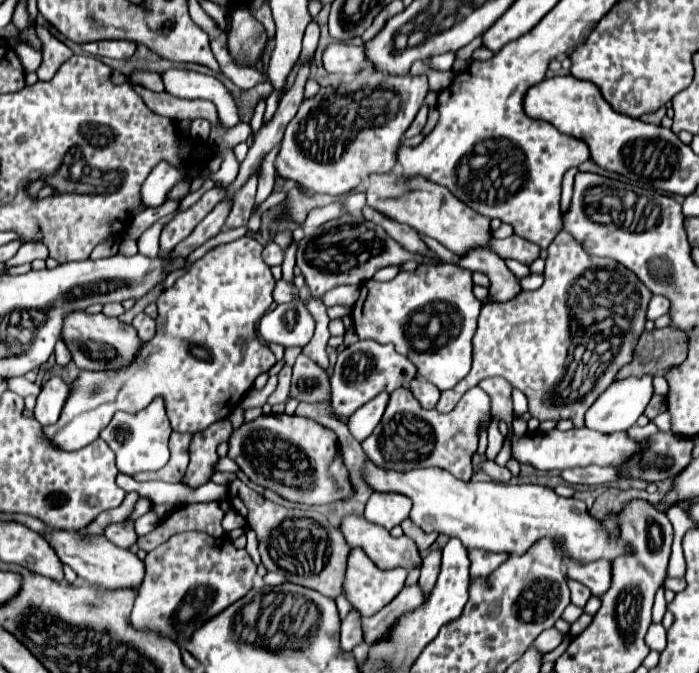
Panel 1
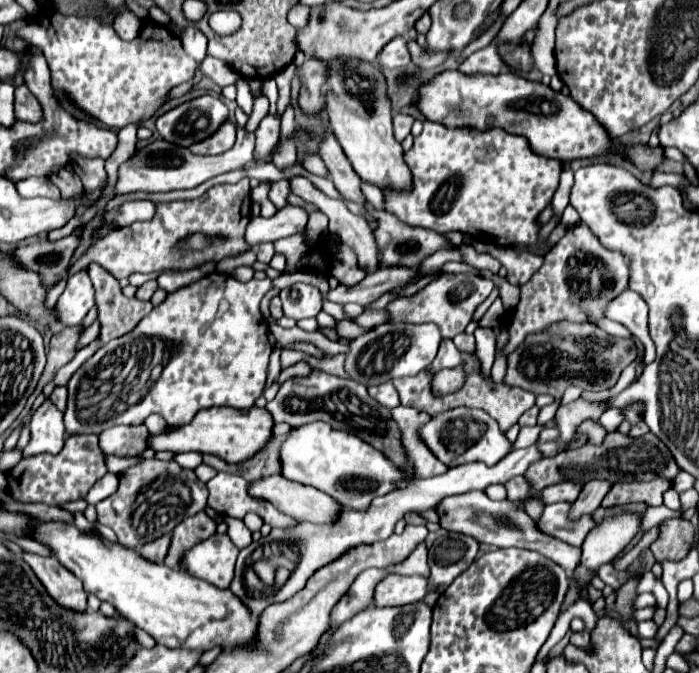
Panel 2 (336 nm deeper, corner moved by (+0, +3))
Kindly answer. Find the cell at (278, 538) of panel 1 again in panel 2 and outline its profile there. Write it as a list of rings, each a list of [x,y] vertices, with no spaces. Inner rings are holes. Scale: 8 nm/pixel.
[[[218,472],[206,486],[210,490],[208,506],[212,506],[222,516],[244,518],[244,514],[254,512],[272,528],[292,528],[298,524],[294,518],[288,518],[276,510],[268,500],[252,496],[250,484],[238,474]]]

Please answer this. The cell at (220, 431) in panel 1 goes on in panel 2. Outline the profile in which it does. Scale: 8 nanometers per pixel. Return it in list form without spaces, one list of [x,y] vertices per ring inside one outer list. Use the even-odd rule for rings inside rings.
[[[156,458],[142,460],[140,464],[124,470],[120,474],[120,490],[112,494],[112,498],[96,504],[98,522],[112,528],[120,544],[130,546],[132,550],[140,550],[144,544],[170,534],[184,518],[204,510],[208,498],[206,484],[202,484],[196,476],[192,476],[194,484],[170,484],[170,476],[186,480],[184,476],[192,474],[186,474],[186,470],[176,466],[176,462],[162,462]]]

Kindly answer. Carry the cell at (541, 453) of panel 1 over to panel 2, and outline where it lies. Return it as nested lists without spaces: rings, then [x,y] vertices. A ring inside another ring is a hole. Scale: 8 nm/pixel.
[[[464,406],[432,416],[432,422],[424,426],[424,442],[432,446],[432,452],[446,466],[460,466],[468,462],[484,462],[494,466],[512,452],[512,442],[500,430],[496,420],[492,420],[484,410],[472,410]]]

